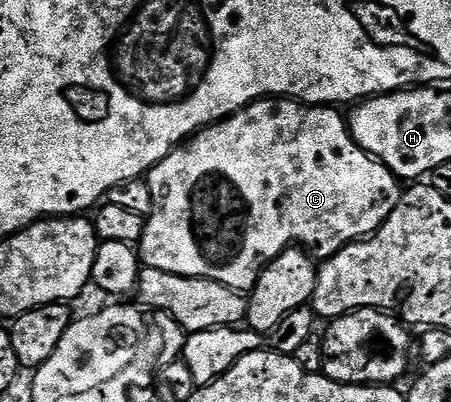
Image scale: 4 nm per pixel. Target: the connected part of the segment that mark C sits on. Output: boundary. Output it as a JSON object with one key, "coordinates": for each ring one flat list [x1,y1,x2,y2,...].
{"coordinates":[[272,97,258,99,248,107,241,108,236,115,222,119,219,123,195,132,185,143,173,148,156,167,147,172,145,178,149,185,149,193,153,193,153,205,150,215,146,216,145,233,139,238,137,250,143,267,161,269,165,273,173,273,181,277,194,279,212,279,229,289,240,293,250,292,261,273,292,245,306,249,316,260,326,261,336,255,342,247,366,239,375,234,379,226,393,213,401,198,401,183,396,175,380,161,375,159,361,145,357,145,347,126,347,120,338,115,334,106,316,107,293,99]]}

